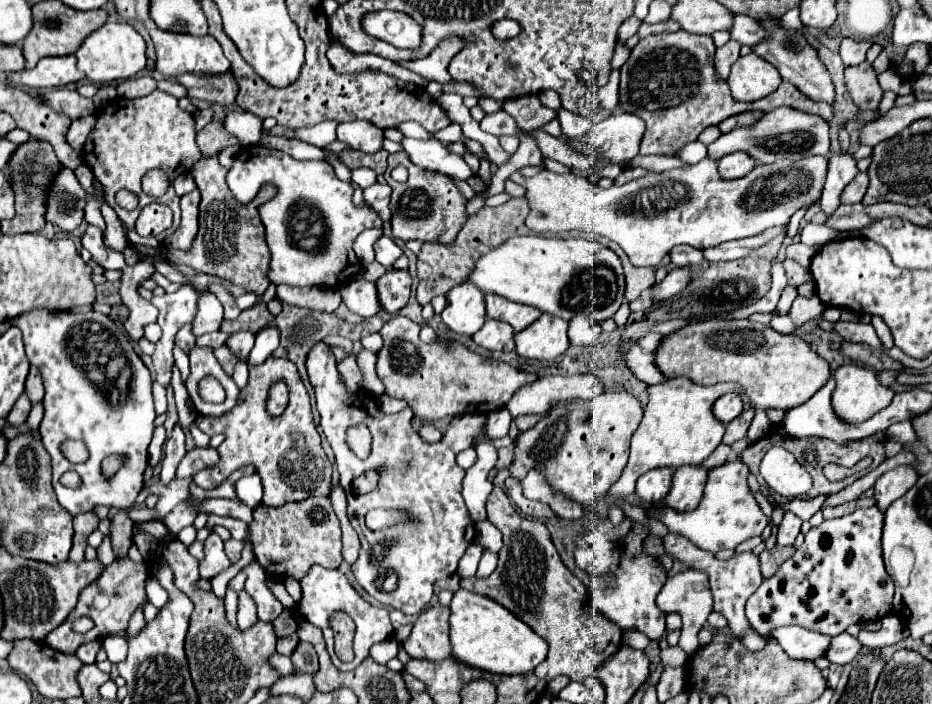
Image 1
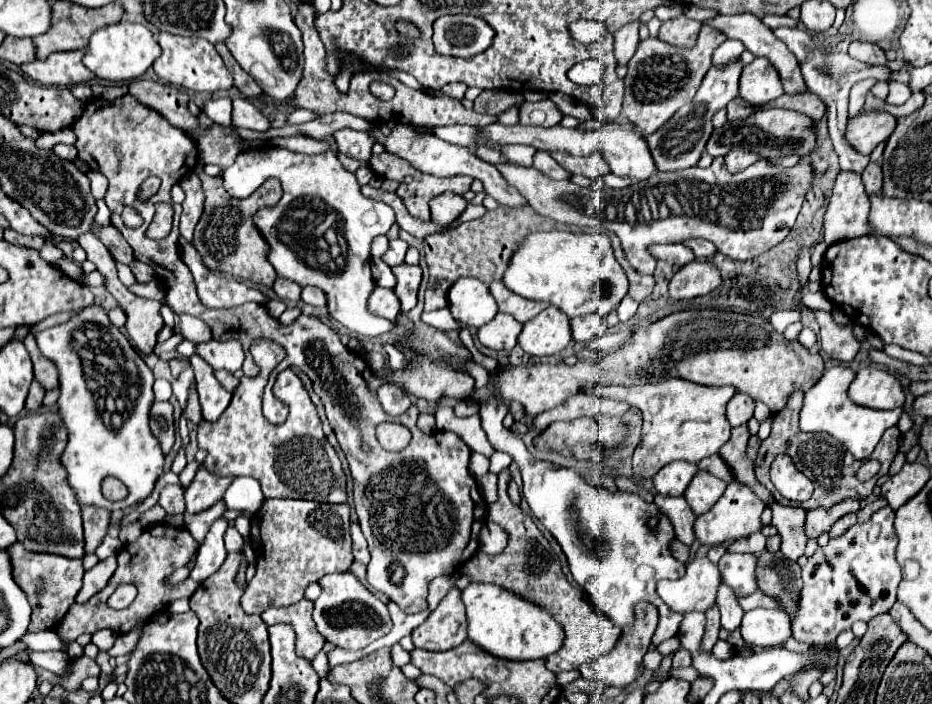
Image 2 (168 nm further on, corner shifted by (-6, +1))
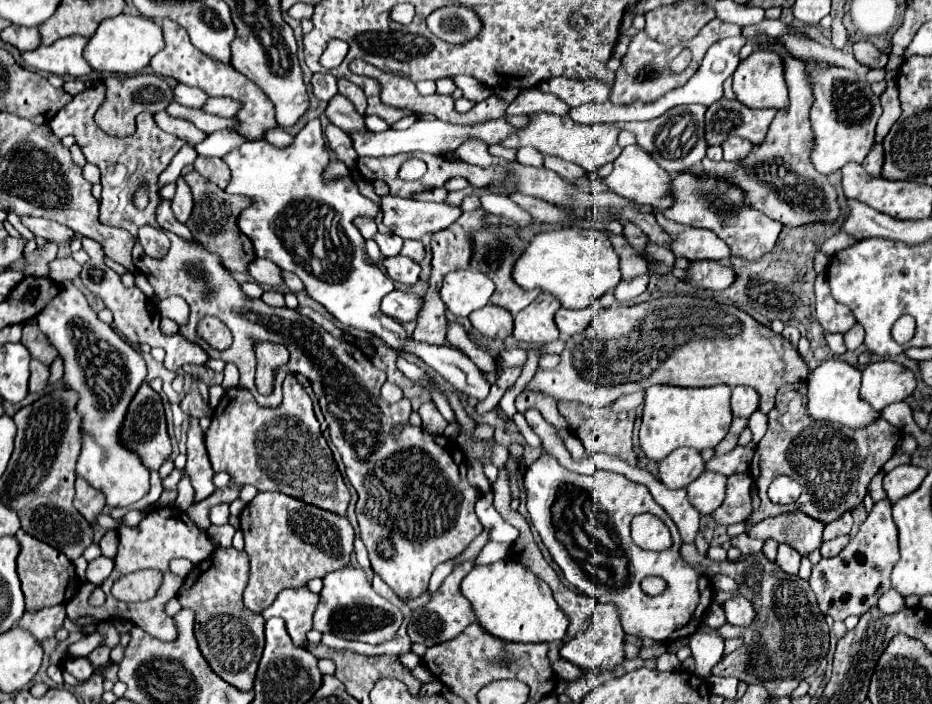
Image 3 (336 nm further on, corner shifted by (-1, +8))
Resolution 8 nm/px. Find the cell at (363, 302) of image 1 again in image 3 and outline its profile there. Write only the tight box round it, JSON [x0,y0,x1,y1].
[382,291,422,321]

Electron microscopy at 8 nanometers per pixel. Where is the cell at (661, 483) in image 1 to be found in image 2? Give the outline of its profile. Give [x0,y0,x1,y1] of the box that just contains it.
[653,462,699,496]

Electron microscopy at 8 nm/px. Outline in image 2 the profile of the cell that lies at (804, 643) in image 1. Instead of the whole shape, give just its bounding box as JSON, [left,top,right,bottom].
[739,608,791,648]

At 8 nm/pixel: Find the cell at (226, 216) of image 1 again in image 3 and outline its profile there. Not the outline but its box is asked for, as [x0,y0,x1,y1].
[184,171,254,273]

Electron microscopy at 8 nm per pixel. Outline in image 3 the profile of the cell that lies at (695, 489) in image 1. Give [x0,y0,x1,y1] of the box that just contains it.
[688,471,724,515]

